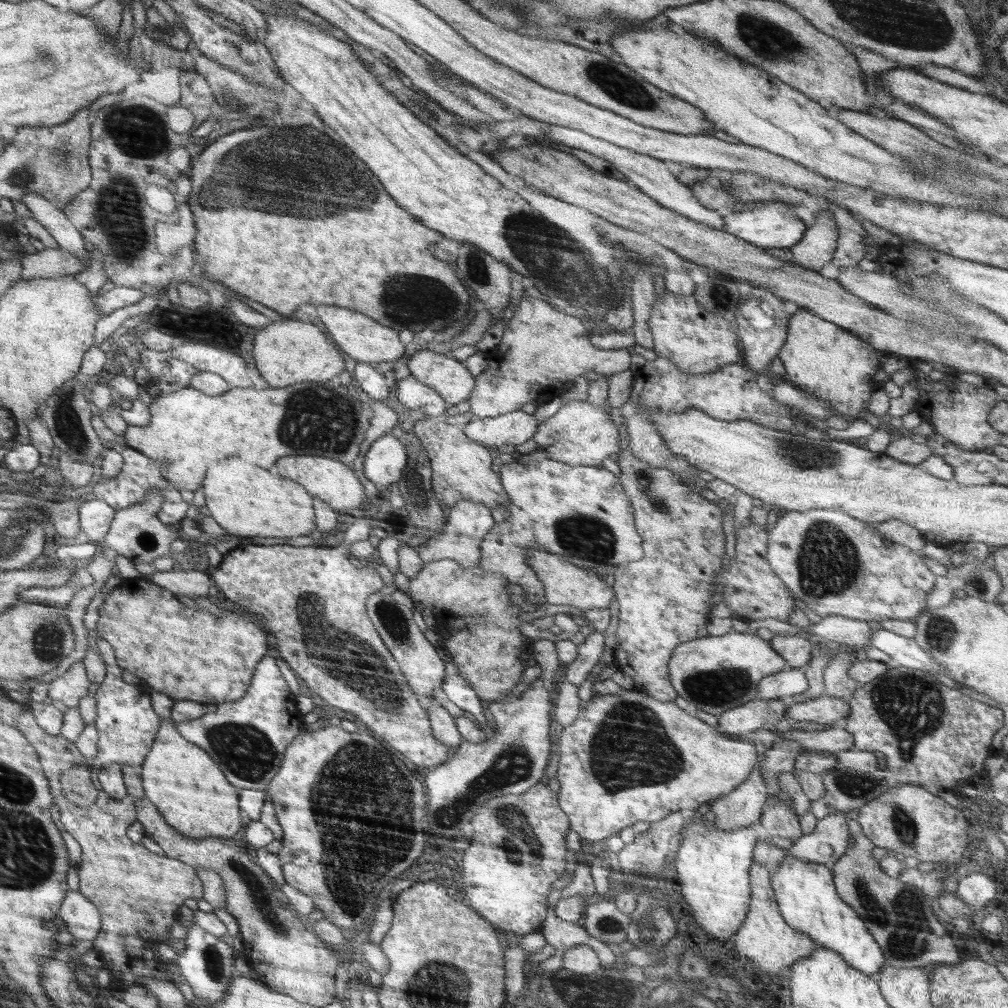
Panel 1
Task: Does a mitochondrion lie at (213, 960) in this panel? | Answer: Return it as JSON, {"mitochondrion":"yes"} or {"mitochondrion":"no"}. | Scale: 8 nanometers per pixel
{"mitochondrion":"yes"}

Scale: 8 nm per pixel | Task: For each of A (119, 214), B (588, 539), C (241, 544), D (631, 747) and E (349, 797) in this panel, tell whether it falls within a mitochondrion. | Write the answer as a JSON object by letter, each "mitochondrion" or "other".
{"A":"mitochondrion","B":"mitochondrion","C":"other","D":"mitochondrion","E":"mitochondrion"}

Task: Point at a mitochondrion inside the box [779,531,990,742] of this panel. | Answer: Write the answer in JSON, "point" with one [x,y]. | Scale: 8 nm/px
{"point":[941,631]}

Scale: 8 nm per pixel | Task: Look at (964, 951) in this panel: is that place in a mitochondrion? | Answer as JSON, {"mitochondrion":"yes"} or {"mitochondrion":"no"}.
{"mitochondrion":"no"}

